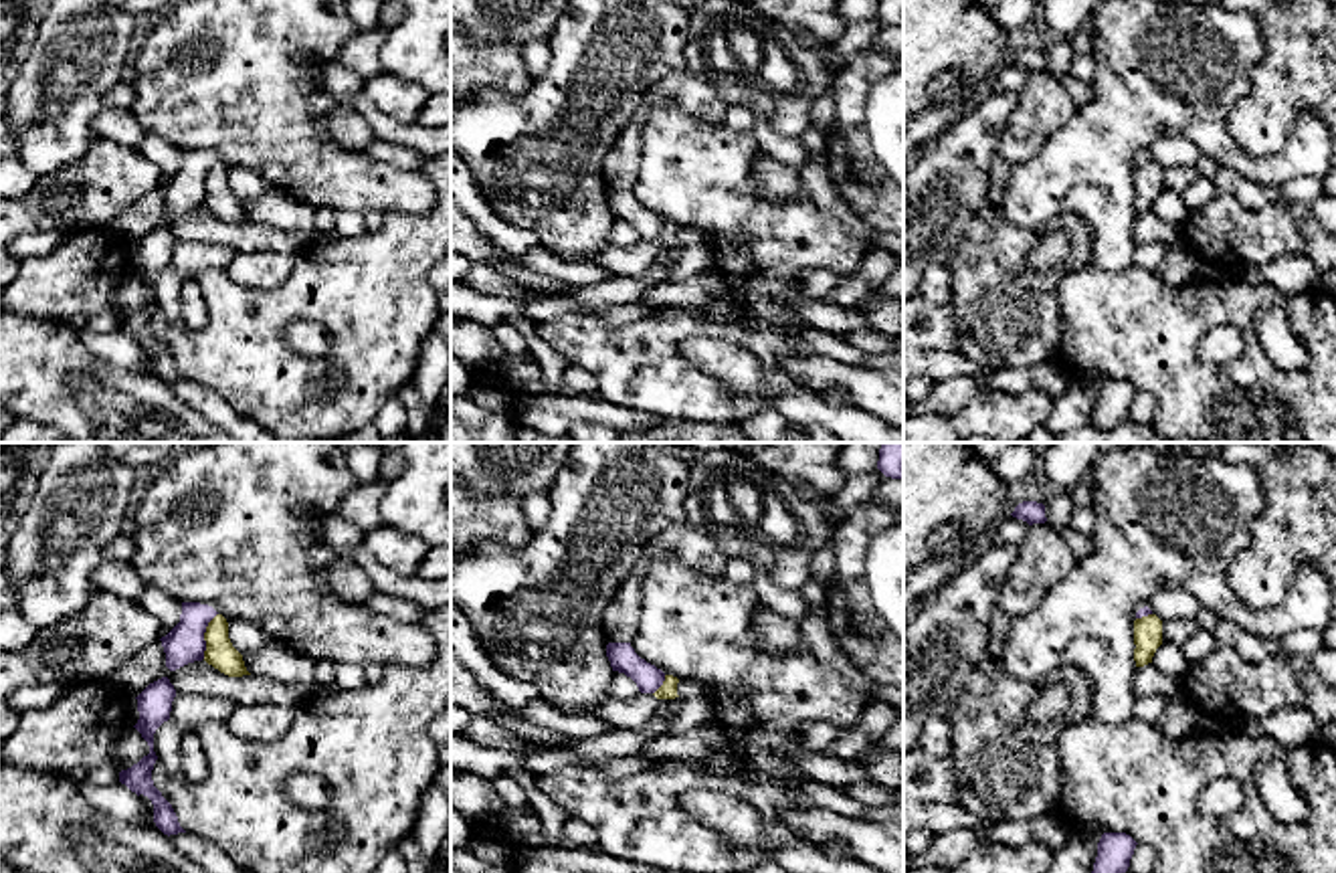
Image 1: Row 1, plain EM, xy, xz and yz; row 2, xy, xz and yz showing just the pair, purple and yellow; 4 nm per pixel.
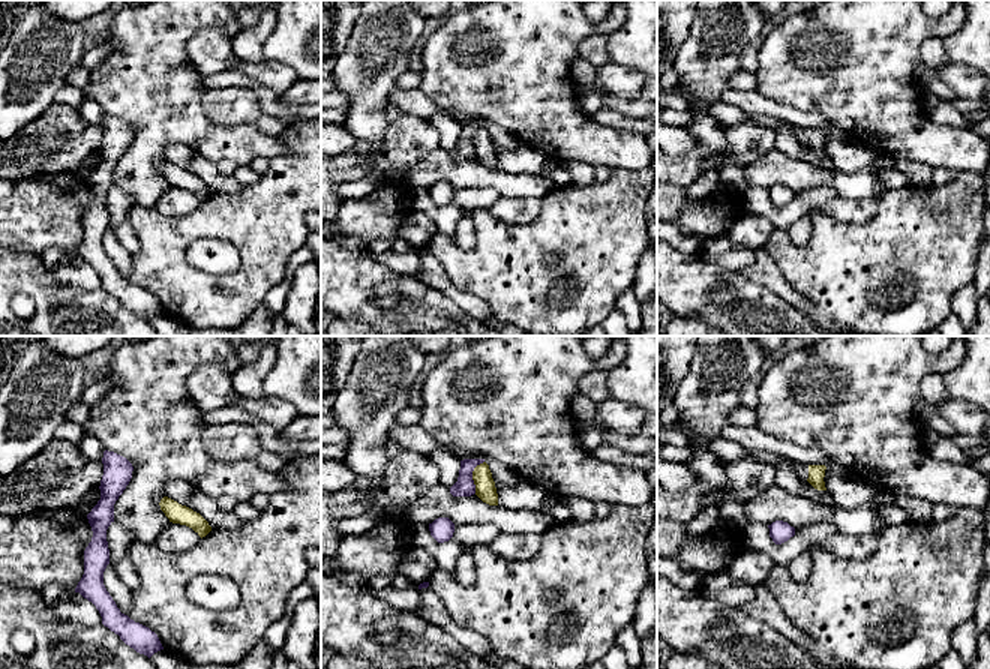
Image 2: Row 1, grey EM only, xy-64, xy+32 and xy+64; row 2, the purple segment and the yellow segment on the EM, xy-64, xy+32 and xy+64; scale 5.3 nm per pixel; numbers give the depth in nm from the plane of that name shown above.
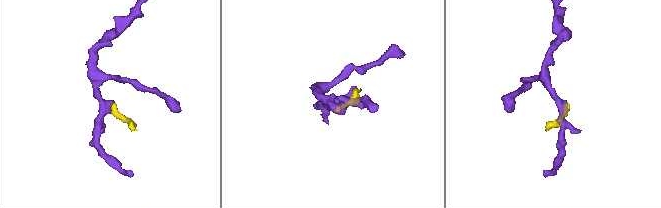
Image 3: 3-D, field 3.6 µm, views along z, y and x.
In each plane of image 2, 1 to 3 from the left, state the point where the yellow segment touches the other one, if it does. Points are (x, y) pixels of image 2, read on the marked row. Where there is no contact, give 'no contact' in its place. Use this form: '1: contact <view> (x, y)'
1: no contact
2: contact xy+32 (471, 476)
3: no contact

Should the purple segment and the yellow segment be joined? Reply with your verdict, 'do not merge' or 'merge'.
do not merge

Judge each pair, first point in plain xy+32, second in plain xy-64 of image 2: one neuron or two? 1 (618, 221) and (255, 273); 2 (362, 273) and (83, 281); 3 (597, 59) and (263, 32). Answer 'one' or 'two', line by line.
1: one
2: two
3: one

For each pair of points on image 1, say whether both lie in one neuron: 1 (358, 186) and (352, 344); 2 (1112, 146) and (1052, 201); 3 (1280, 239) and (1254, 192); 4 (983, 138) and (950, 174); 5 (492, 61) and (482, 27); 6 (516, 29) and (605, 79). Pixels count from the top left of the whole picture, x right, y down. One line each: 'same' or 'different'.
1: different
2: same
3: different
4: same
5: different
6: different

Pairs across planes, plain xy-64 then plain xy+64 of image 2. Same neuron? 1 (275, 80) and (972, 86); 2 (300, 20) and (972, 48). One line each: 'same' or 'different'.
1: same
2: same

